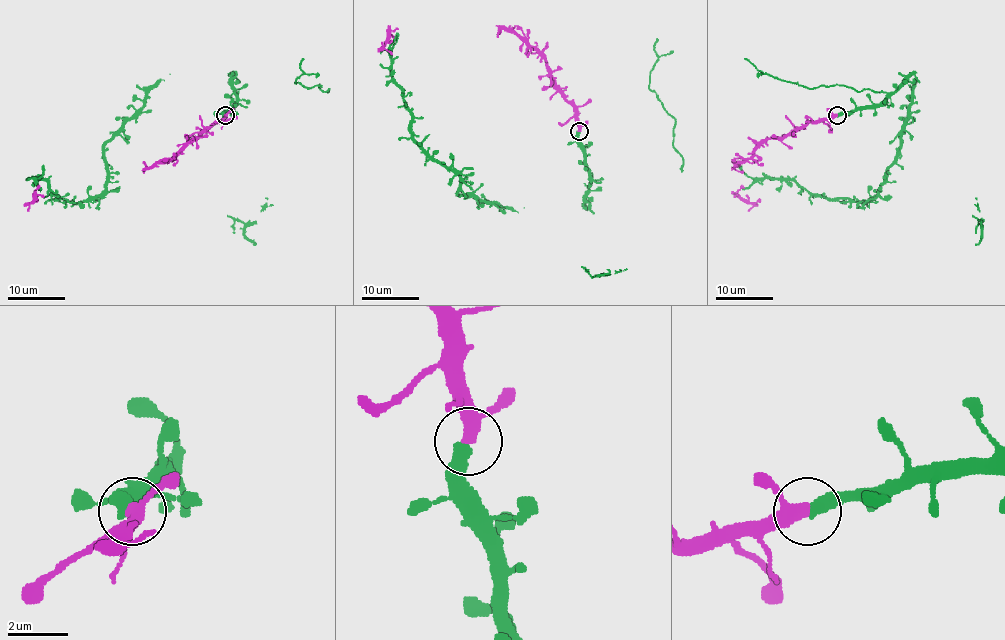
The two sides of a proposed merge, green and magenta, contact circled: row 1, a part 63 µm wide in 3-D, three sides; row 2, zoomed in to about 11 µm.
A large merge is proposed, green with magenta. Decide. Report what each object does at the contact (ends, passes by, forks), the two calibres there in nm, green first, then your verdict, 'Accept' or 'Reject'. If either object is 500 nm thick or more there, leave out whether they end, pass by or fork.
At the ring green ends. At the ring magenta passes by. Thickness 440 nm (green) against 340 nm. Accept

